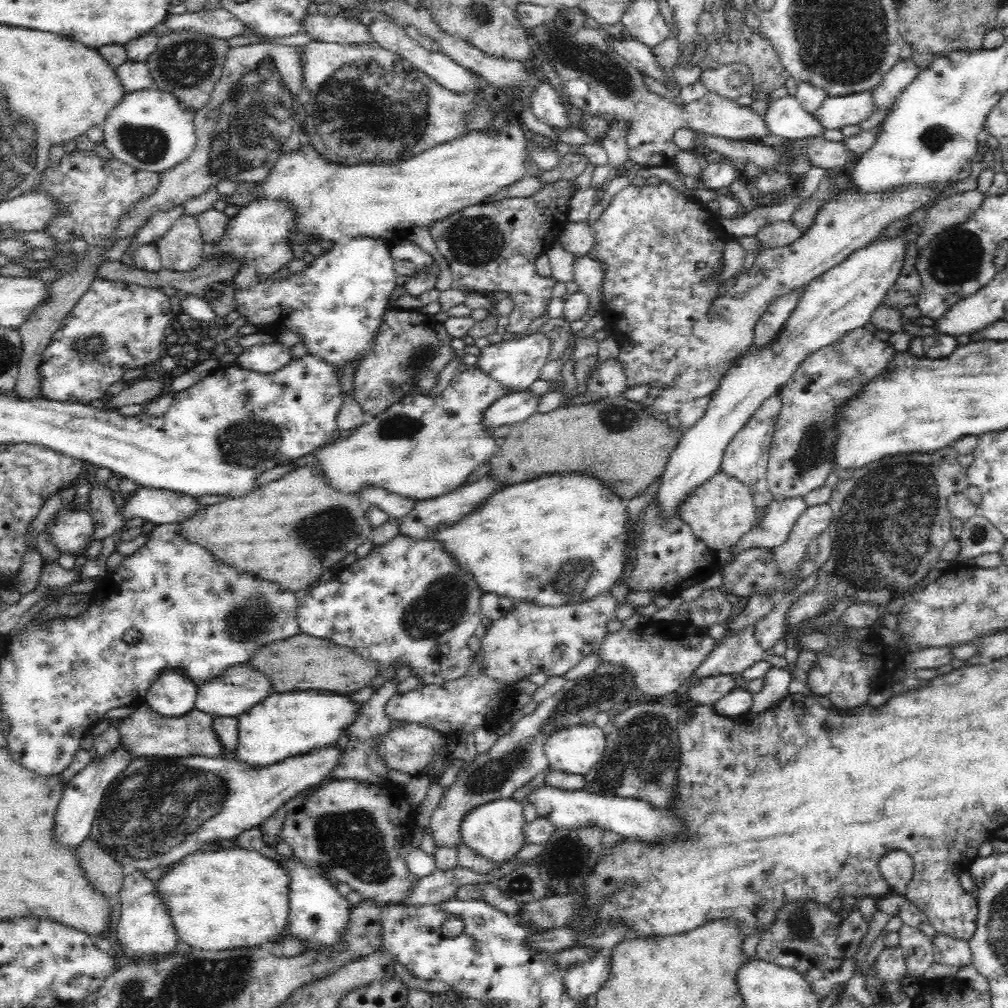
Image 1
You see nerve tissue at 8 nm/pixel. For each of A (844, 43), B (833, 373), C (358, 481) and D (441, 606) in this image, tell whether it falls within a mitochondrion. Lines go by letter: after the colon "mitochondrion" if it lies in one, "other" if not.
A: mitochondrion
B: other
C: other
D: mitochondrion

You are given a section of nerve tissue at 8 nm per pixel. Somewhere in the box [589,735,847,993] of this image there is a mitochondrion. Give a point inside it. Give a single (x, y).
(798, 925)

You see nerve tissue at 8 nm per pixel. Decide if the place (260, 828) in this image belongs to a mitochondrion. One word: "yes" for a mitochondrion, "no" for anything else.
no

